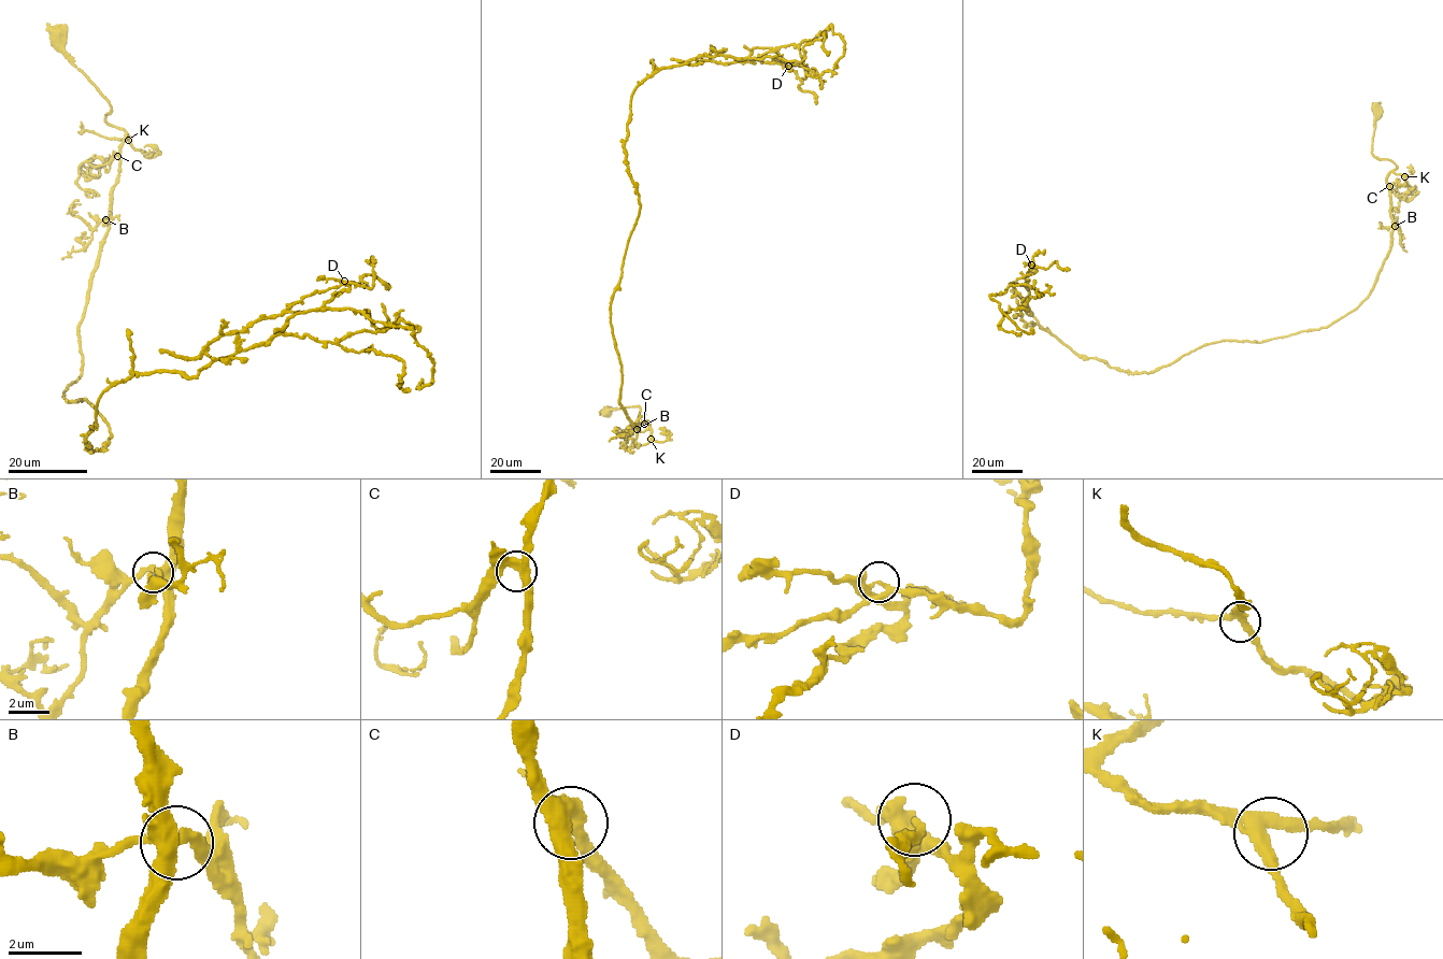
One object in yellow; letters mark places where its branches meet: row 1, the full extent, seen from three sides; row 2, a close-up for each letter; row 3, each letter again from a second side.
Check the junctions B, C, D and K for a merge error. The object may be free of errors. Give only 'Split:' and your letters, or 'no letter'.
Split: D

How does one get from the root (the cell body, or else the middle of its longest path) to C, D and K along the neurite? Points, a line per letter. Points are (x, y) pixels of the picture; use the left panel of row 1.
C: (59, 36), (65, 56), (111, 106), (105, 122), (126, 132), (117, 156)
D: (59, 36), (126, 132), (82, 373), (63, 392), (109, 425), (91, 451), (110, 386), (195, 377), (344, 281)
K: (59, 36), (65, 56), (111, 106), (105, 122), (122, 128), (128, 140)

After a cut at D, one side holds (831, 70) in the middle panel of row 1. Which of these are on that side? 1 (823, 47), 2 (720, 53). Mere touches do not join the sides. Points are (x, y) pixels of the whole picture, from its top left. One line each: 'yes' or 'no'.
1: no
2: no

